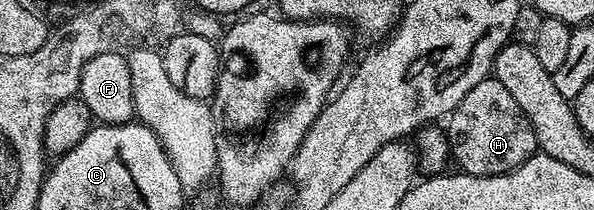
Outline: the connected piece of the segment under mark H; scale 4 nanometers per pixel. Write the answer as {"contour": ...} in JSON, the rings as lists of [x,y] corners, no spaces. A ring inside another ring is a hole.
{"contour":[[[493,75],[486,77],[454,108],[444,125],[446,140],[450,143],[453,164],[463,173],[500,175],[510,173],[520,163],[539,152],[538,140],[532,131],[532,123],[520,111],[516,99]]]}

